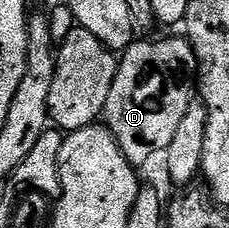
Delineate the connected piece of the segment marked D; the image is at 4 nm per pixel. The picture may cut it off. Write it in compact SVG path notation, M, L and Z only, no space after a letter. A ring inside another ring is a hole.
M185 37L135 41L120 56L103 123L134 168L141 168L147 157L171 145L179 121L187 117L187 109L195 102L194 76L198 71L197 54Z

